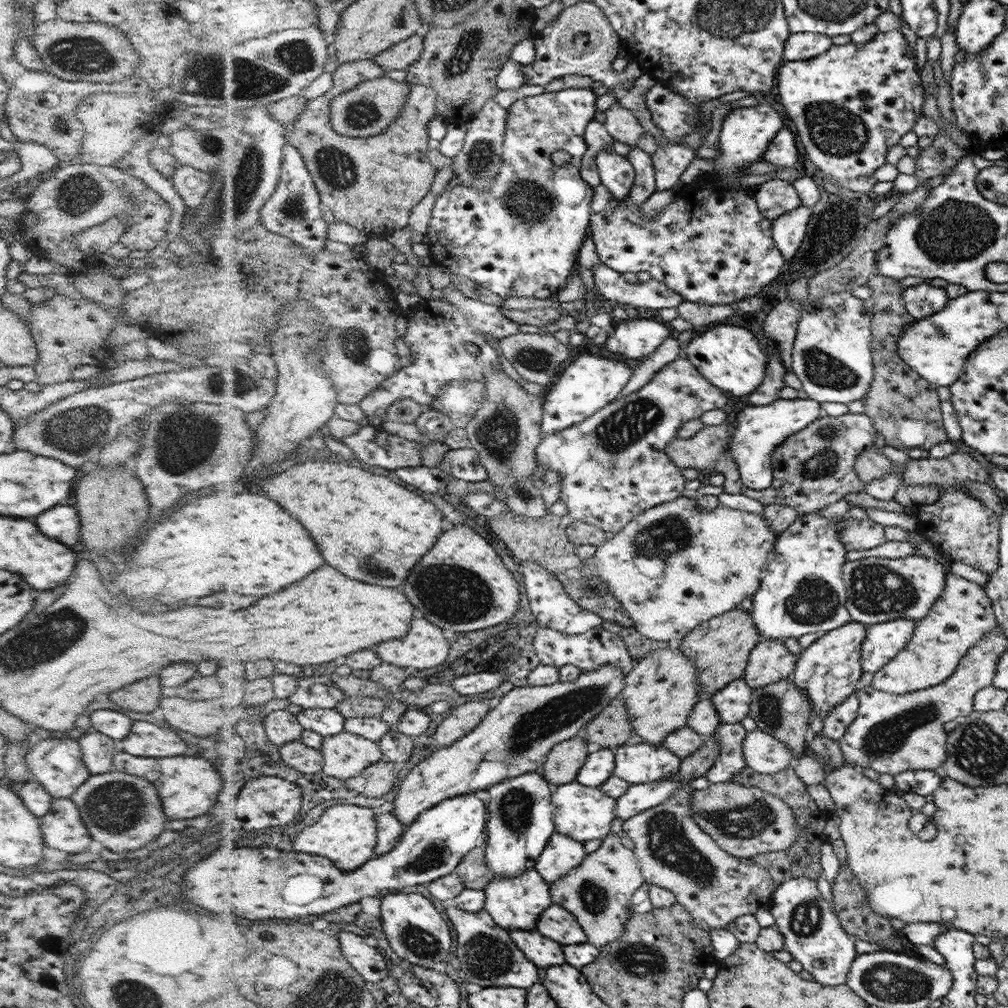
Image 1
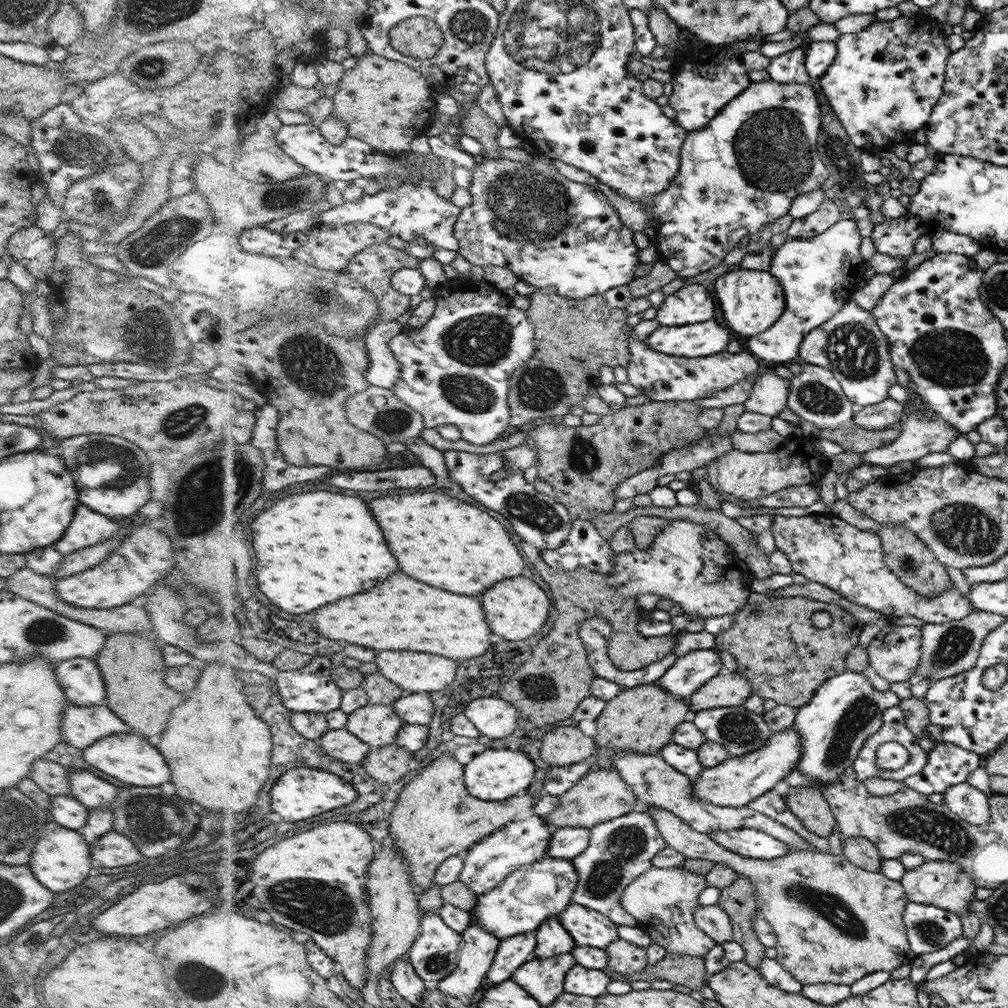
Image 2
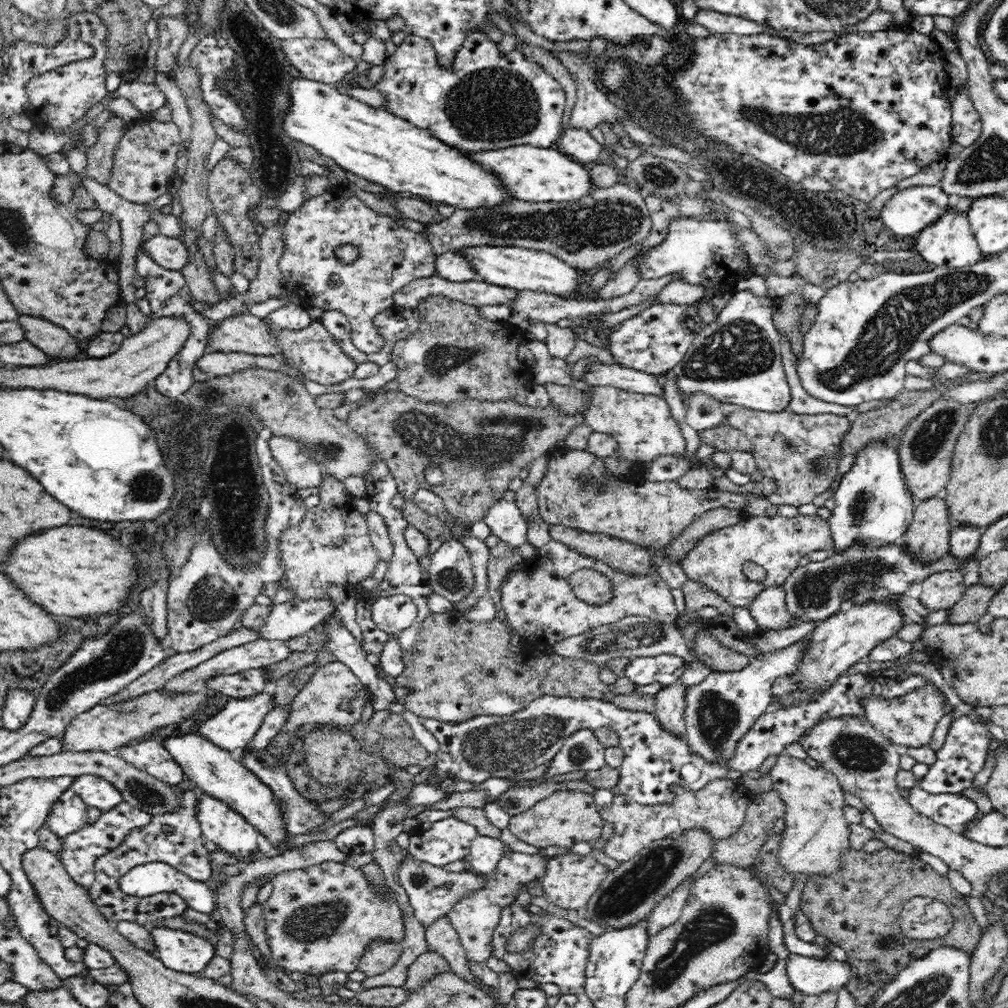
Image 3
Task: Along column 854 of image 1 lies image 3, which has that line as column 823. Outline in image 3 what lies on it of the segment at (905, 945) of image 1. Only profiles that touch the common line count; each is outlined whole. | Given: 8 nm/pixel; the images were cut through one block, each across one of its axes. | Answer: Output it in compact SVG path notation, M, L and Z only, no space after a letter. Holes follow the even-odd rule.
M885 847L873 853L848 848L838 859L835 873L816 874L805 882L799 908L809 918L819 939L831 940L845 950L851 968L850 994L861 1007L867 1005L900 970L940 946L970 951L978 946L981 928L964 895L950 887L948 877L924 864L918 854L904 854ZM914 896L930 897L949 907L954 924L946 936L934 940L914 940L898 927L903 906Z

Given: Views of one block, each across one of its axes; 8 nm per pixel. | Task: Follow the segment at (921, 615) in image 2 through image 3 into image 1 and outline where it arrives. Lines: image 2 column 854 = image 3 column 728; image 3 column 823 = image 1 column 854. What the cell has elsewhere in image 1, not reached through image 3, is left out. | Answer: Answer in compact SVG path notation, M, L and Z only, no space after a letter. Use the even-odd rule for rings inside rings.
M846 516L844 521L838 523L838 528L842 530L840 542L844 542L848 551L875 549L887 541L885 527L871 519L854 519Z

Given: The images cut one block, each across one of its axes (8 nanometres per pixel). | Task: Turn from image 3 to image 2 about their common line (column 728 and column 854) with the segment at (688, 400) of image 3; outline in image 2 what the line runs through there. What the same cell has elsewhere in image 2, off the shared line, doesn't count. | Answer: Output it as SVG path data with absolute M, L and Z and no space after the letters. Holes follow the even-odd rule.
M804 364L800 374L790 380L785 408L824 430L850 425L857 406L847 397L833 371L823 366Z

